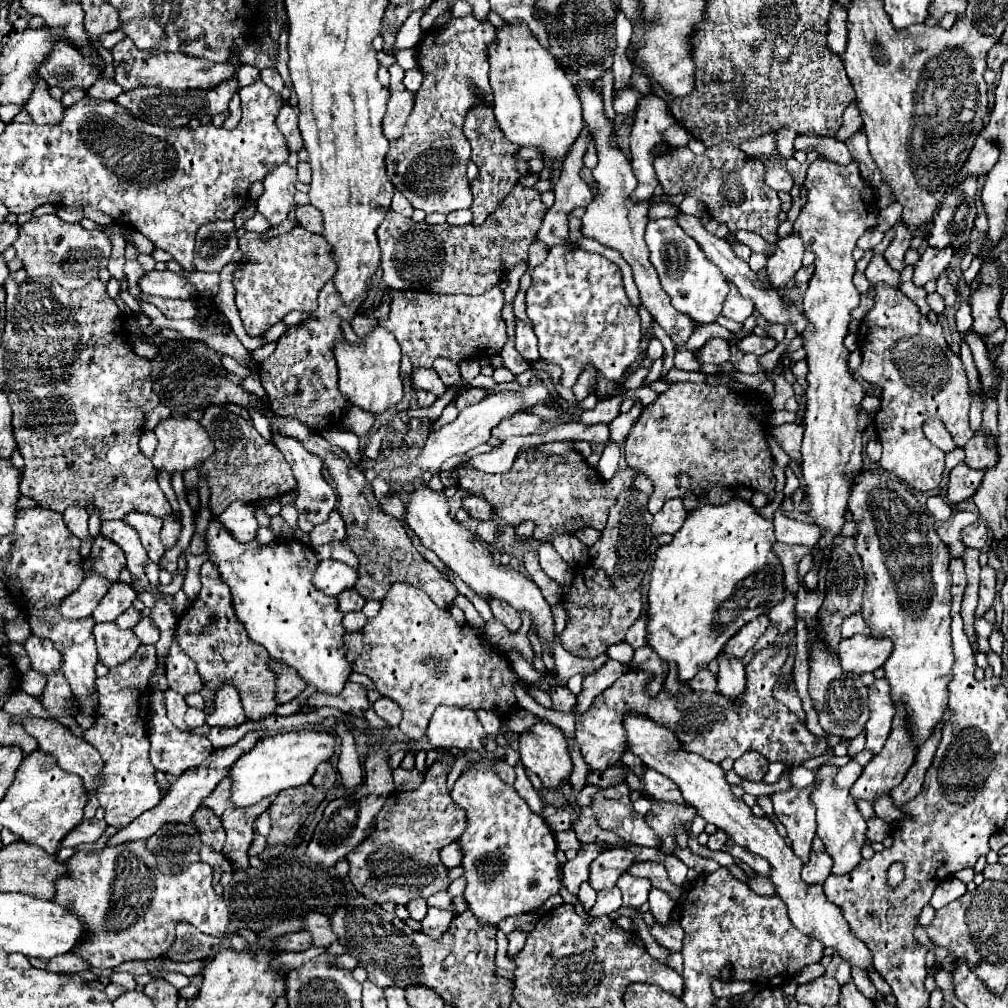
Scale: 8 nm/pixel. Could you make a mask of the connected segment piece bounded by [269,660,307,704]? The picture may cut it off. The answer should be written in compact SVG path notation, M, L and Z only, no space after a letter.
M269 660L269 666L277 674L277 702L279 704L285 704L285 702L293 700L307 686L297 676L297 672L293 672L293 668L289 668L287 664L277 664L277 662Z

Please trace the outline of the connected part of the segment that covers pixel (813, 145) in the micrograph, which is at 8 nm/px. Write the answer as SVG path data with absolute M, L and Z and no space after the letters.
M797 136L795 142L793 142L795 150L801 150L801 152L817 152L819 156L827 158L827 160L833 160L833 162L839 162L839 164L849 164L853 158L845 146L843 140L835 138L835 136L829 136L829 138L823 138L823 136Z

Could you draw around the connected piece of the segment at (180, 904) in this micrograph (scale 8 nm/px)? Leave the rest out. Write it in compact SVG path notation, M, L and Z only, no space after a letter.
M129 842L113 848L105 848L99 852L83 852L77 850L67 862L67 874L55 880L55 904L69 908L73 916L81 916L85 920L85 928L89 928L89 940L73 952L95 968L113 968L127 960L149 960L163 958L175 942L175 924L179 920L191 922L199 932L211 934L217 938L225 938L229 930L229 910L221 896L213 890L213 866L209 864L191 864L183 874L175 878L155 878L155 856L147 852L145 842Z

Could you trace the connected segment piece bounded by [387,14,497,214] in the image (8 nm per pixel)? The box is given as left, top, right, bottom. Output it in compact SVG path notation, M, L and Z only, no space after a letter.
M475 16L451 18L449 26L443 30L427 32L425 40L417 46L417 64L423 68L423 84L415 96L415 106L407 118L403 136L399 140L389 142L387 152L387 176L395 184L395 188L419 210L443 212L449 214L453 210L471 208L473 194L469 192L467 180L467 162L471 160L469 140L463 134L463 122L469 110L473 110L479 102L487 102L493 106L493 92L489 88L489 60L487 48L495 42L497 30L493 24L477 20Z

